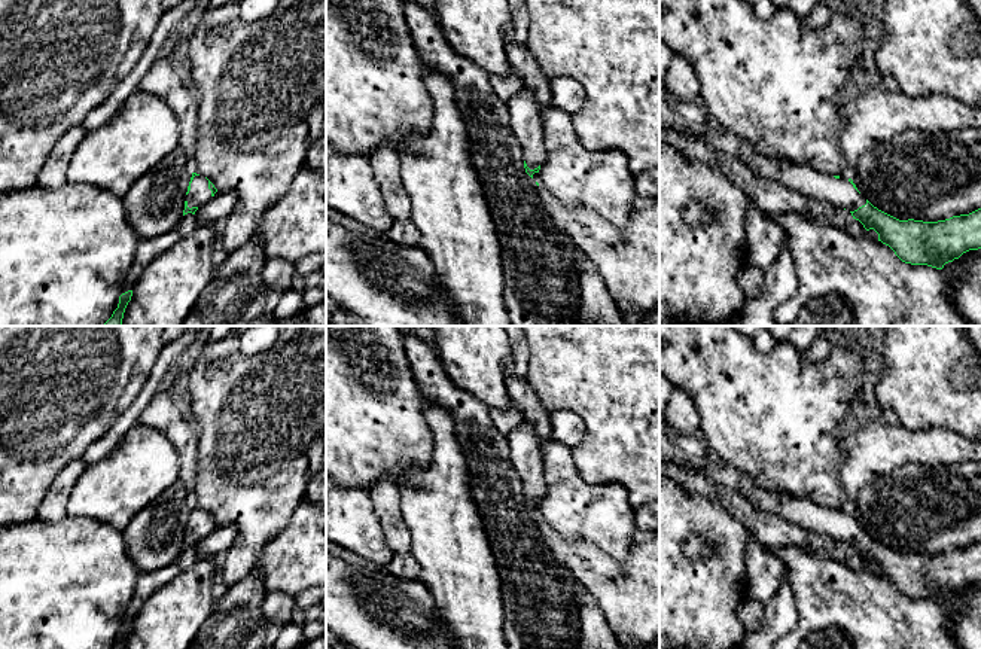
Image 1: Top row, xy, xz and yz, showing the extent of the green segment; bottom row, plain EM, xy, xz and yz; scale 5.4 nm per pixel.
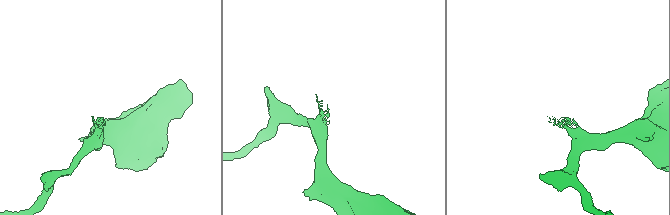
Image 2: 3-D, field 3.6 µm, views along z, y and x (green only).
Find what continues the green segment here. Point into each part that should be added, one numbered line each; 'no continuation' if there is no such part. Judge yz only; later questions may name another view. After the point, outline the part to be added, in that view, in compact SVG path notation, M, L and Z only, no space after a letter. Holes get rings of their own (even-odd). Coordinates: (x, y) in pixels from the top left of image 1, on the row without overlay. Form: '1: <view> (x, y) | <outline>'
1: yz (840, 526) | M715 457L703 470L719 485L740 493L755 508L774 514L804 530L829 536L847 545L854 545L866 537L866 533L853 521L849 511L835 512L817 506L808 499L782 497L770 493L758 487L746 473Z

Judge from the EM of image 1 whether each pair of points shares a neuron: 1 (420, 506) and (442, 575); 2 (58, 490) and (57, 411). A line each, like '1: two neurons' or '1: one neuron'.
1: one neuron
2: two neurons

